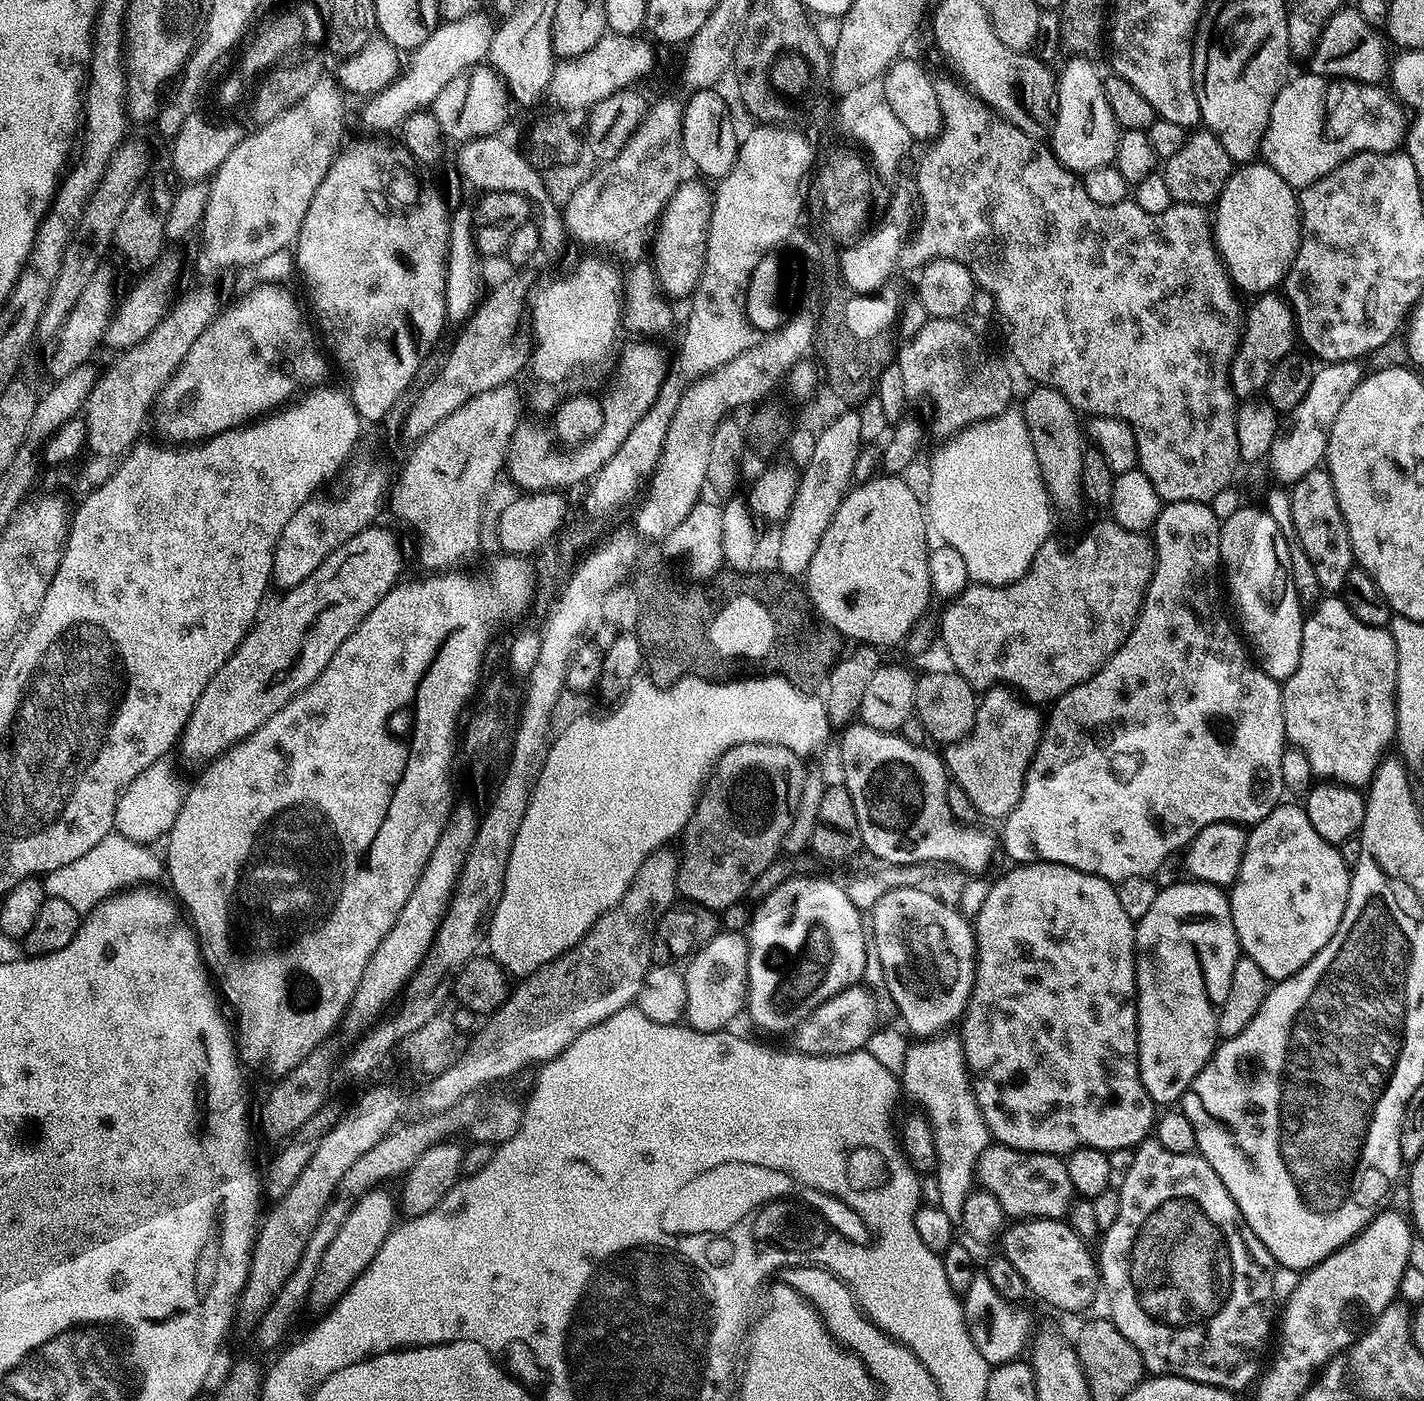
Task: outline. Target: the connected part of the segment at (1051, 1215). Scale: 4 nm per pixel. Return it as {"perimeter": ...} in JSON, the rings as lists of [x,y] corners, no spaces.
{"perimeter":[[[992,1142],[981,1154],[979,1175],[984,1175],[982,1186],[998,1198],[1005,1217],[1064,1220],[1074,1205],[1074,1193],[1068,1165],[1059,1156],[1045,1152],[1020,1152],[1005,1144]]]}

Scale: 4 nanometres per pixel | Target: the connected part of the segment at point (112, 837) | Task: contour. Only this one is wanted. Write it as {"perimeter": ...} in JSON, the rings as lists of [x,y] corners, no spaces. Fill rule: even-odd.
{"perimeter":[[[113,830],[106,838],[102,838],[102,842],[98,842],[98,846],[94,846],[94,850],[89,850],[82,854],[82,858],[70,862],[70,866],[58,866],[58,870],[47,873],[42,880],[44,889],[49,897],[62,898],[62,902],[70,902],[74,910],[88,914],[101,902],[107,901],[112,896],[111,892],[116,892],[119,888],[128,888],[143,880],[156,880],[159,876],[161,879],[162,860],[152,850],[149,845],[139,844],[137,840],[121,836]]]}

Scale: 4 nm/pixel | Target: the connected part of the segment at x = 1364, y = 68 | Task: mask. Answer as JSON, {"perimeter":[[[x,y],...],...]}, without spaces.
{"perimeter":[[[1343,6],[1325,22],[1315,47],[1310,52],[1310,72],[1325,78],[1343,78],[1361,84],[1379,85],[1380,79],[1383,76],[1385,79],[1390,72],[1390,55],[1388,56],[1387,47],[1389,48],[1389,45],[1385,37],[1377,29],[1369,26],[1366,18],[1362,18],[1356,7]]]}

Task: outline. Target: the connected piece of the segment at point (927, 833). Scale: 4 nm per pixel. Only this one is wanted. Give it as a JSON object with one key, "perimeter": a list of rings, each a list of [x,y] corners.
{"perimeter":[[[852,722],[843,729],[844,737],[840,740],[840,768],[844,771],[842,785],[849,791],[850,799],[854,802],[854,813],[857,814],[857,828],[861,831],[861,840],[863,849],[868,850],[875,861],[892,865],[912,865],[921,864],[924,861],[946,861],[949,864],[961,868],[972,876],[980,876],[989,866],[994,852],[994,844],[991,838],[977,826],[965,826],[959,823],[950,814],[950,806],[948,805],[948,790],[946,781],[949,779],[948,769],[944,767],[944,761],[939,755],[936,756],[928,748],[923,748],[920,744],[915,744],[912,740],[907,740],[904,734],[895,732],[883,732],[877,728],[872,728],[869,724],[863,722]]]}

